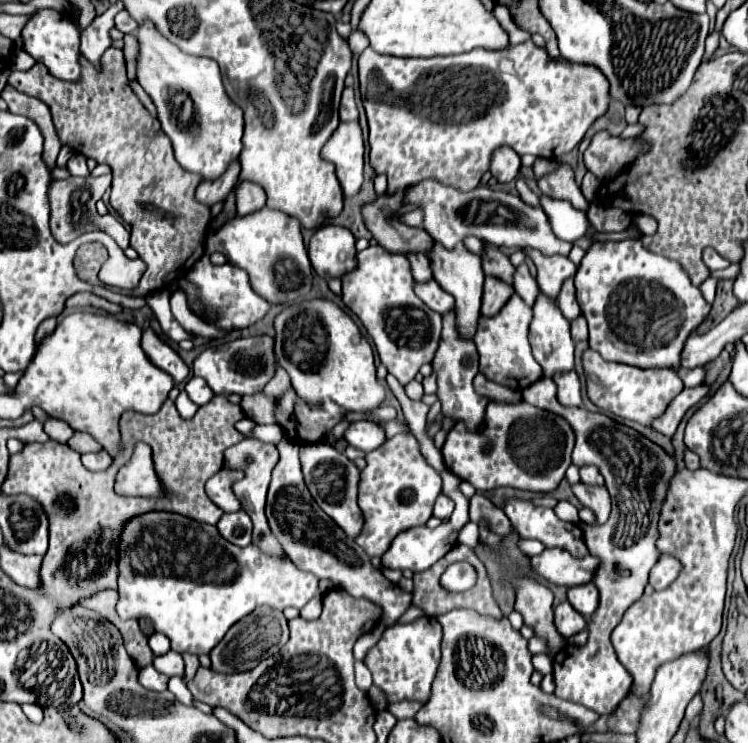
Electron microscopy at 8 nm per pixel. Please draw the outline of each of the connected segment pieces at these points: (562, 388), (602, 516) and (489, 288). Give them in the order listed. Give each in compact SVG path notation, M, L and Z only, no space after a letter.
M565 373L563 377L555 379L557 383L557 399L561 405L567 407L583 407L583 399L581 399L581 381L577 377L577 373Z
M573 485L571 487L575 497L595 513L595 525L603 525L611 513L611 497L605 487L591 487L591 485Z
M487 277L485 287L483 287L483 305L481 305L481 315L483 317L493 317L497 315L503 305L511 299L515 291L511 285L503 285L503 281L495 281L495 277Z

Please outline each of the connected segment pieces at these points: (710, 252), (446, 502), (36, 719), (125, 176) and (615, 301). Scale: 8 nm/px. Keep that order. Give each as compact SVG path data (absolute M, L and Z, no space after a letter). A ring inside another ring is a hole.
M707 247L705 251L703 251L703 261L705 261L705 265L711 269L711 271L717 271L717 269L727 269L731 263L729 263L729 259L725 259L725 257L721 257L715 249L711 249L711 247Z
M441 493L441 495L437 497L437 501L435 501L435 511L433 511L433 515L439 517L439 519L449 519L451 513L453 513L453 507L455 507L455 503L453 503L447 495Z
M23 704L22 710L25 715L27 715L27 719L33 723L41 723L43 721L43 708L37 704Z
M115 47L107 49L103 55L103 73L95 73L85 57L81 57L81 65L83 81L79 81L79 85L55 79L43 63L35 63L27 71L11 71L9 83L25 95L41 99L51 109L63 145L111 167L111 207L131 225L131 247L147 265L147 271L133 291L135 295L149 295L181 279L201 259L205 253L205 233L211 221L211 209L195 201L195 189L201 183L199 175L187 173L177 165L171 141L163 133L161 123L149 115L133 93L123 51ZM139 203L153 203L163 211L175 213L177 219L151 217Z
M635 239L593 243L579 265L579 273L575 275L575 289L579 307L583 309L583 317L589 323L589 347L601 353L603 359L643 369L647 367L673 369L681 377L685 387L697 387L705 381L707 373L705 367L685 369L681 365L681 351L685 347L689 333L697 329L701 321L709 315L711 305L703 299L701 289L691 283L689 275L677 261L671 261L663 255L645 249Z

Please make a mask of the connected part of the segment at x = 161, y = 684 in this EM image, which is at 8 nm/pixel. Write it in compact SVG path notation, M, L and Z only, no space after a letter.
M147 665L141 669L141 683L147 687L147 689L153 689L153 691L165 691L167 689L167 681L169 677L159 673L157 669L153 669L153 665Z

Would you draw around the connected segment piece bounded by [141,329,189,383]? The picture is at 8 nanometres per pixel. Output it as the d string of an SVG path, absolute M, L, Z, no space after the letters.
M153 329L143 331L141 347L143 347L145 355L151 359L151 363L153 363L155 367L159 367L161 371L169 373L175 383L181 383L181 381L189 375L189 367L181 361L181 357L179 357L167 343L163 343L163 341L155 335Z

